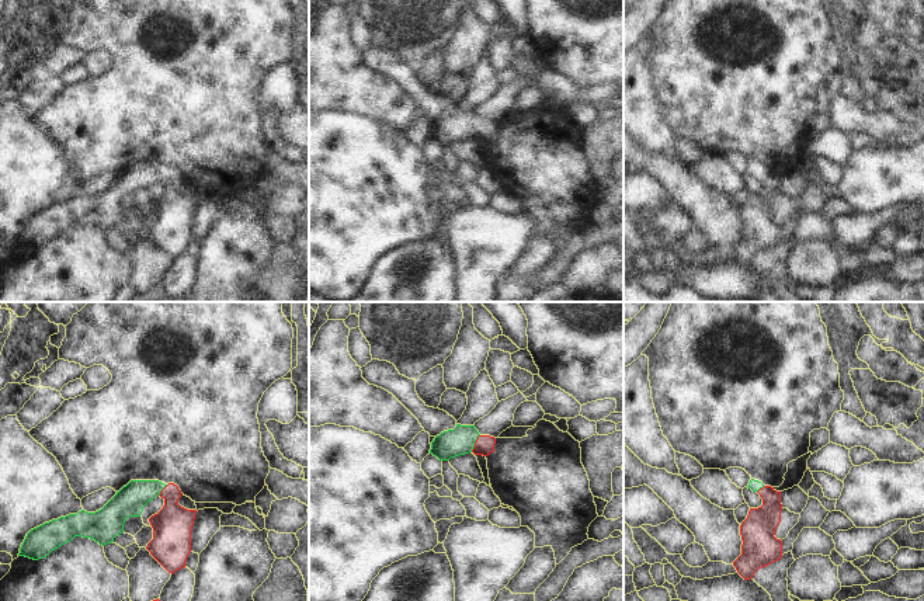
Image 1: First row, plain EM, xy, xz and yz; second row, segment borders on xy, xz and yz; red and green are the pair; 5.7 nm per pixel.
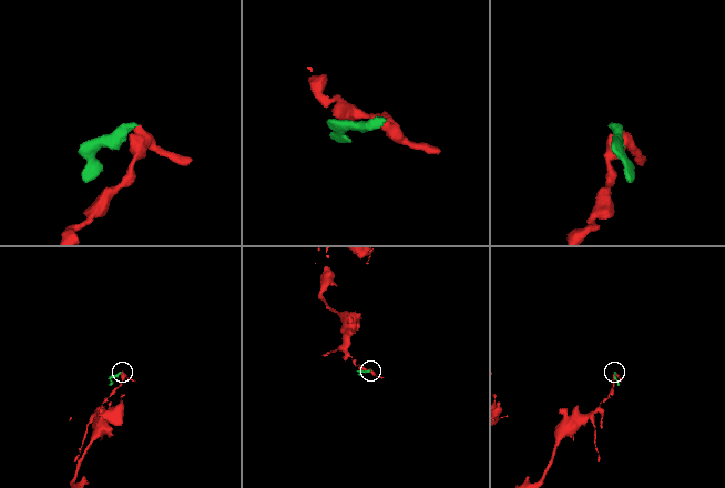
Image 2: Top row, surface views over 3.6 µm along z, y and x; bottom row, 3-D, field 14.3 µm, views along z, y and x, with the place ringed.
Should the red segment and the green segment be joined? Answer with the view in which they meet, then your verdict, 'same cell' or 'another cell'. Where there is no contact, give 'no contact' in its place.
xz | same cell

